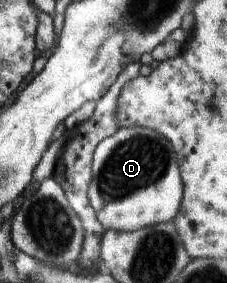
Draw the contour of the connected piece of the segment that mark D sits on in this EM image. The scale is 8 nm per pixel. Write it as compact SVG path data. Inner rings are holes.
M123 127L94 150L88 199L105 230L126 233L173 221L180 211L183 183L178 156L160 132L149 127Z

